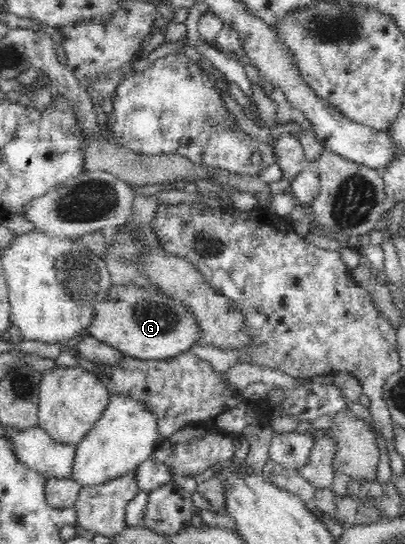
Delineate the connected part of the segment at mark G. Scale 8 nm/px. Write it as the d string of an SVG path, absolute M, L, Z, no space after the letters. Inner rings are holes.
M150 284L147 287L112 286L107 300L97 306L89 335L137 359L163 360L189 352L195 344L201 345L203 329L189 303L169 298Z

